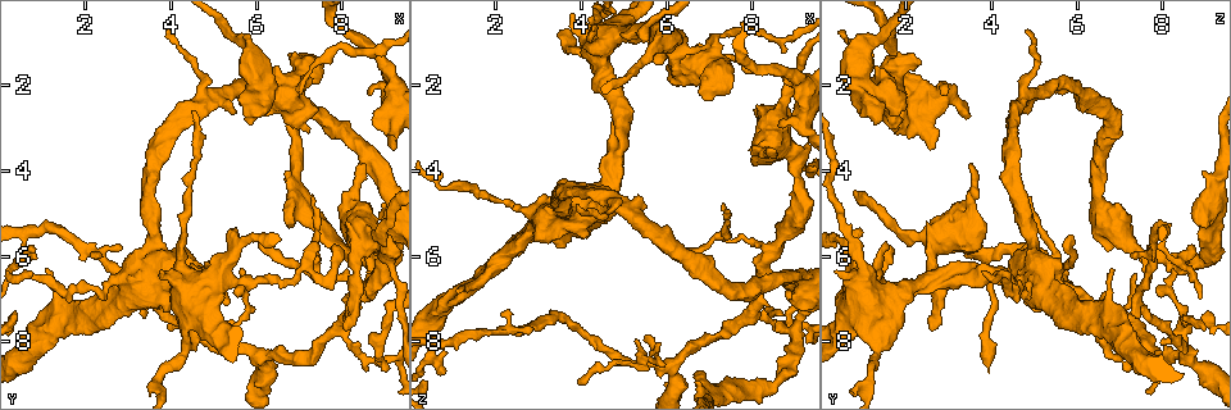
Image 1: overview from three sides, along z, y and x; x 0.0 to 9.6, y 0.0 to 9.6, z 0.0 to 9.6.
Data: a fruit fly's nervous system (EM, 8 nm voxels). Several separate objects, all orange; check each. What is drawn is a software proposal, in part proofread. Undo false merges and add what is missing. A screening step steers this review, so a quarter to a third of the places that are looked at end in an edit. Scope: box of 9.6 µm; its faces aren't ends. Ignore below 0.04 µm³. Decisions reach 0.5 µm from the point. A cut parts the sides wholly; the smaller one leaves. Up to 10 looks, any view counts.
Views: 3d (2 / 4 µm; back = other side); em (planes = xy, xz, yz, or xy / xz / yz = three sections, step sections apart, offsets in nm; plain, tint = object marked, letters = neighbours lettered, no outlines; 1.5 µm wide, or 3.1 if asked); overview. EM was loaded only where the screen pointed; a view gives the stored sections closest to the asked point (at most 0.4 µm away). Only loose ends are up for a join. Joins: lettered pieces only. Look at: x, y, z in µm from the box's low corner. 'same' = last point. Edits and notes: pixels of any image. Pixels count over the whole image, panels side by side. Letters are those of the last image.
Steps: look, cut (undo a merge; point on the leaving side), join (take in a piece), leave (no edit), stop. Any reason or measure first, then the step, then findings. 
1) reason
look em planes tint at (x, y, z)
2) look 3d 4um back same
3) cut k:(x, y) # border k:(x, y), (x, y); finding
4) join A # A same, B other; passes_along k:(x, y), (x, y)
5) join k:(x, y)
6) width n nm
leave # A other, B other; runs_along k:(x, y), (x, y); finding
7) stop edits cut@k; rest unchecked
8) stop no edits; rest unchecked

stops while still wide
look em planes letters at (2.50, 7.60, 5.70)

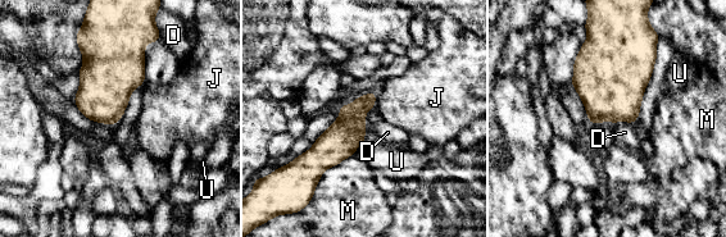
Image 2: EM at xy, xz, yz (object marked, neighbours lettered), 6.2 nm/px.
width 220 nm
leave # D other, J other, M other, U other; runs_along 2:(372, 95), (307, 167); none of them fits

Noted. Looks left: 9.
three arms meet
look 3d 4um at (7.90, 7.65, 7.50)

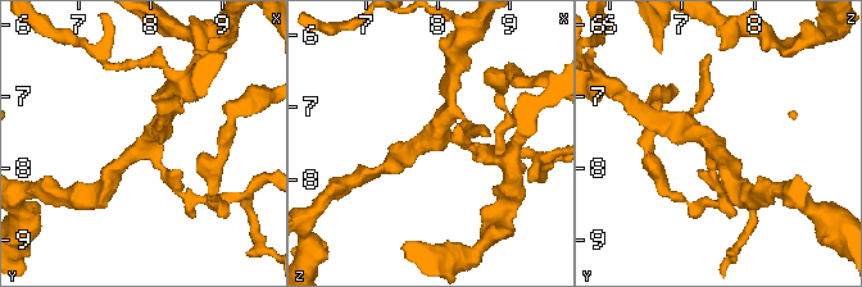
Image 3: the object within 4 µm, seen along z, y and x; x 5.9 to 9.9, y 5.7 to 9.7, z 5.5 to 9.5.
arms 3; arm_widths 170, 200, 220 nm; need the tissue
look em planes plain at (7.85, 7.65, 7.45)

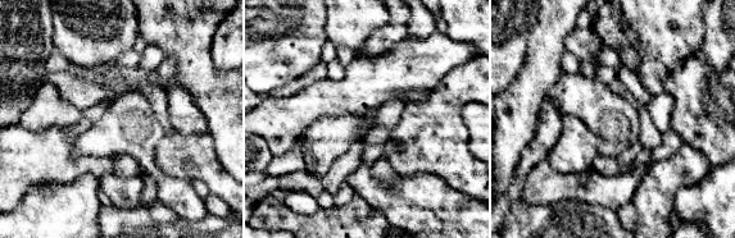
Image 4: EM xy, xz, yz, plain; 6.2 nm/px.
see the neighbours
look em planes letters same

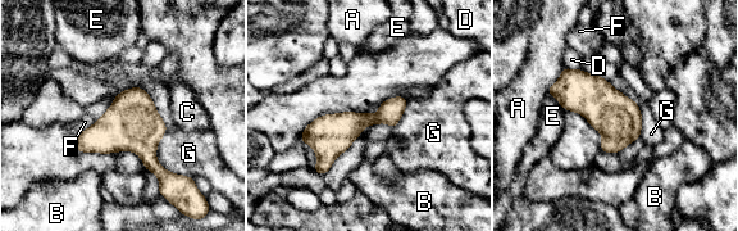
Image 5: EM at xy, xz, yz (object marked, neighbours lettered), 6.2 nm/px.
longest_contact G 650 nm
leave # A other, B other, C other, D other, E other, F other, G other; runs_along 5:(404, 102), (359, 121), (318, 168); all the same neuron

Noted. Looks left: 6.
thick end
look em planes letters at (8.60, 2.30, 2.85)

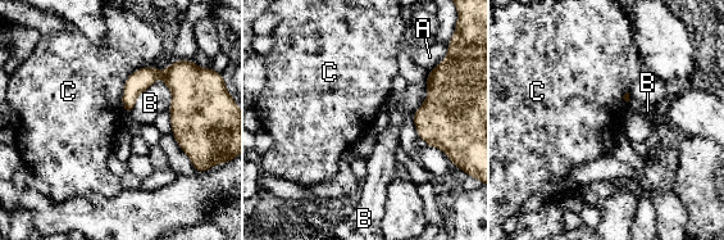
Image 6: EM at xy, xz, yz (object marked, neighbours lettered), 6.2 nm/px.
leave # A other, B other, C other; border 6:(153, 66), (127, 77), (126, 113); no lettered piece goes on from it

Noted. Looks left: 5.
look 3d 2um at (0.65, 5.80, 8.60)

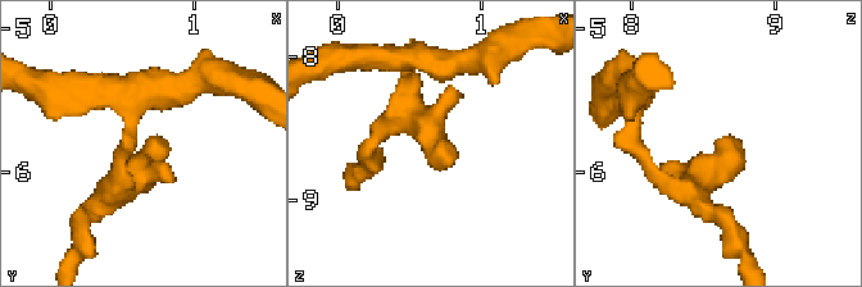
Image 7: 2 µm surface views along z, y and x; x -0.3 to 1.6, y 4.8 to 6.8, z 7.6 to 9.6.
now the EM
look em planes letters at (0.70, 5.76, 8.68)

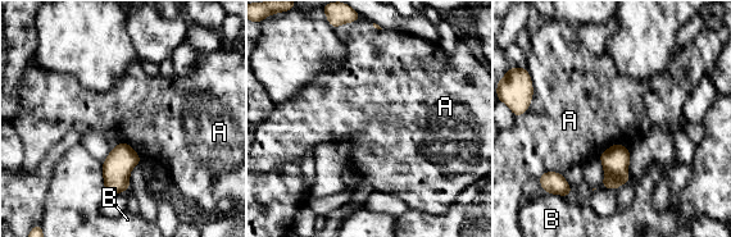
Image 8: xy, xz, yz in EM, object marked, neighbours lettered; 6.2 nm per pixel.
longest_contact A 160 nm
leave # A other, B other; border 8:(562, 173), (544, 172), (537, 177); none of them fits

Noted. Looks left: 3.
stop no edits; rest unchecked

